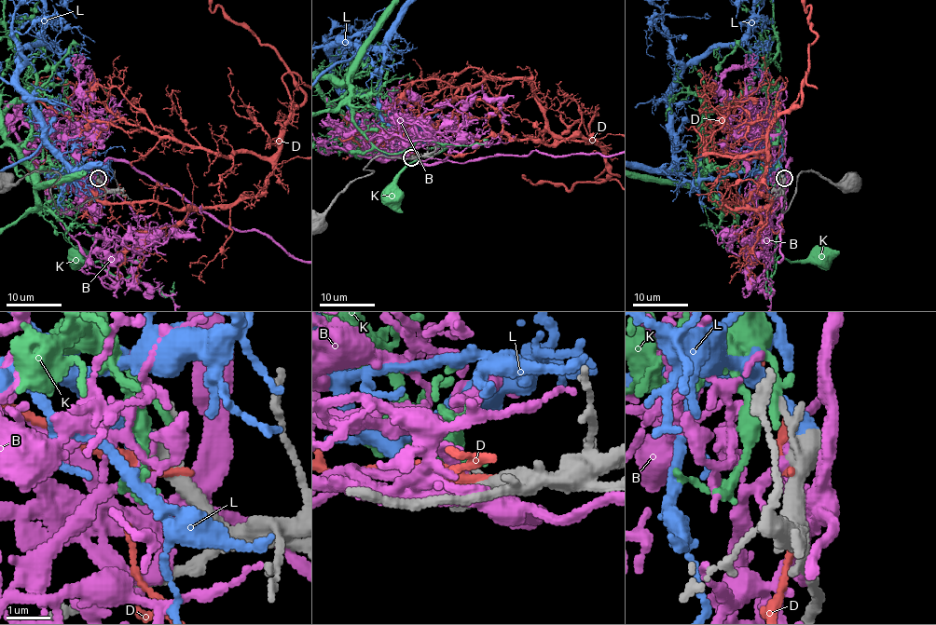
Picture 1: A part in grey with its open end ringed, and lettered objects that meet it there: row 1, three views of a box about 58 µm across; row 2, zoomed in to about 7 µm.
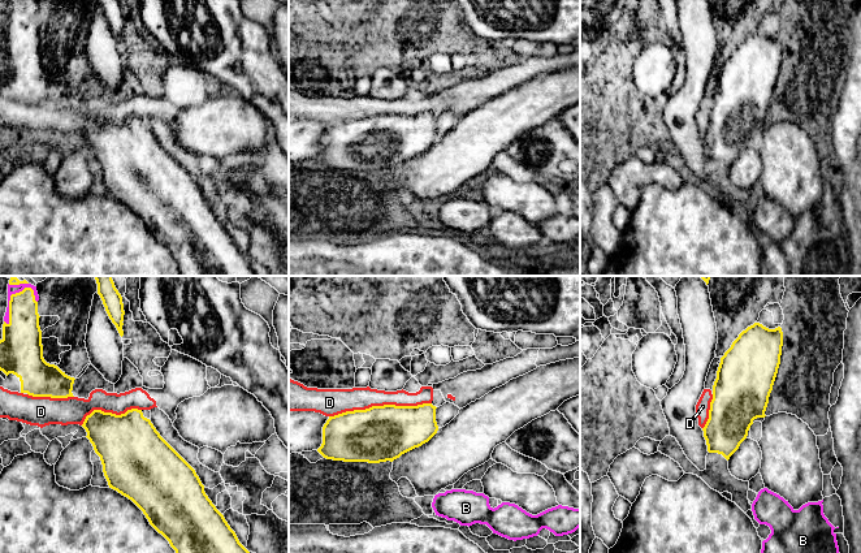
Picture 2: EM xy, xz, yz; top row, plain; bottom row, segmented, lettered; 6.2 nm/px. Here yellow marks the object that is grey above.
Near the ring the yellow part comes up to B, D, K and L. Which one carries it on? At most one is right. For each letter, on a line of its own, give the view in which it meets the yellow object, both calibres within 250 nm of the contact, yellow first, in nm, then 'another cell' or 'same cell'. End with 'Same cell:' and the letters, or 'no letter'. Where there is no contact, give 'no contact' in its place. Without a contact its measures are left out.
B: meets yellow in xy; 240 nm thick on the yellow side, 30 nm on the other; another cell
D: meets yellow in xz; 340 nm thick on the yellow side, 140 nm on the other; another cell
K: no contact; another cell
L: no contact; same cell
Same cell: L

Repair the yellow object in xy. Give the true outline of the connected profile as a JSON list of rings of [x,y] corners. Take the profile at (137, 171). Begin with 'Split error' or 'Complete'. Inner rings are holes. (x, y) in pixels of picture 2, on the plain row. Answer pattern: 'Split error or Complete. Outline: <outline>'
Complete. Outline: [[[131,117],[121,124],[94,118],[82,135],[100,165],[109,196],[131,208],[143,220],[150,233],[176,259],[181,276],[255,276],[250,260],[205,203],[195,178],[160,144],[142,118]]]

